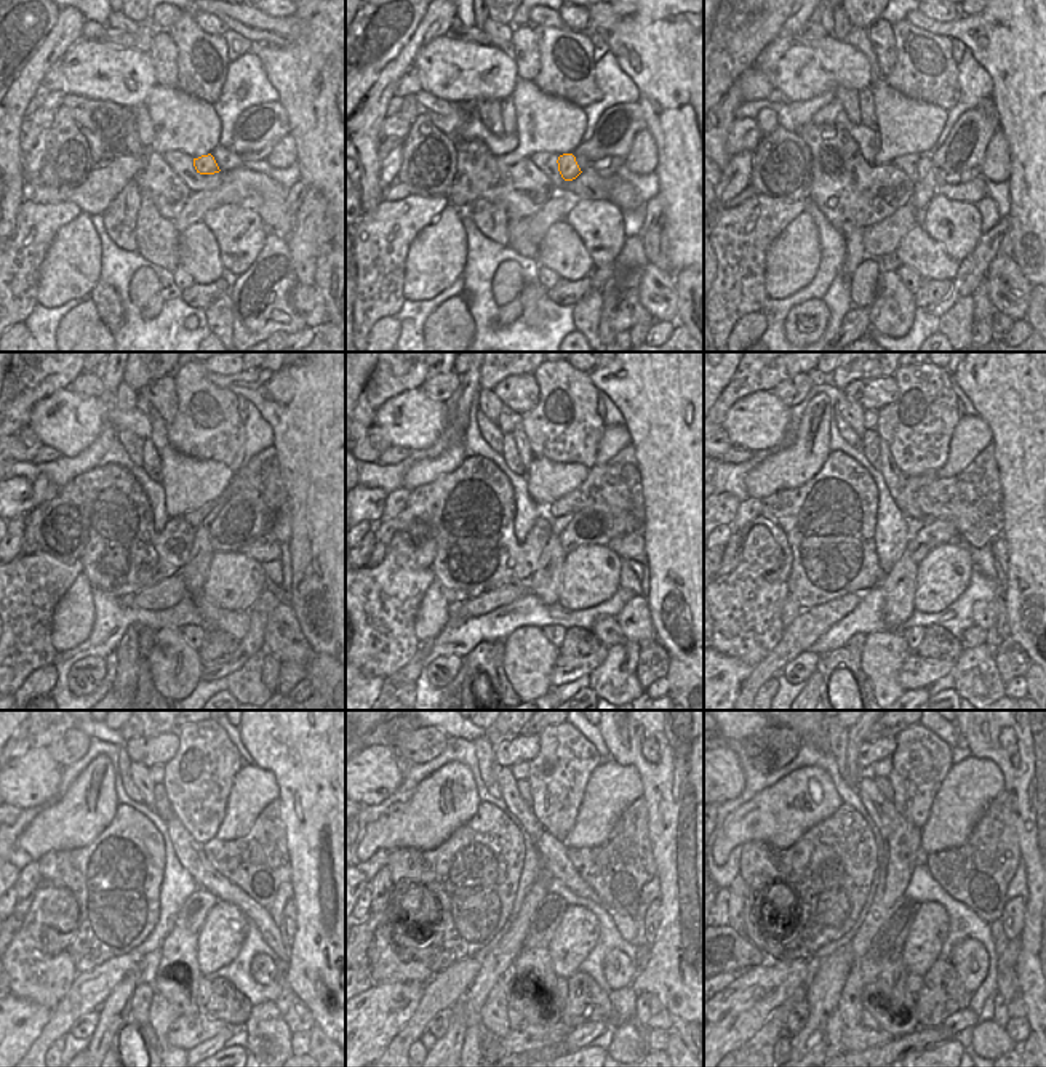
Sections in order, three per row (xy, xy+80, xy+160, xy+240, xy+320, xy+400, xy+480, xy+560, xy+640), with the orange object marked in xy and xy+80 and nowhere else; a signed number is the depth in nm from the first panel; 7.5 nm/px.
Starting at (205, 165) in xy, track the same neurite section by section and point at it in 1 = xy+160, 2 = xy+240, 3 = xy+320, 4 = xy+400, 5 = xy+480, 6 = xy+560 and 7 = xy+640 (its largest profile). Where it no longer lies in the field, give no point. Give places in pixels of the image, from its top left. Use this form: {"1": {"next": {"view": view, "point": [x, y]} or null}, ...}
{"1": {"next": {"view": "xy+160", "point": [925, 184]}}, "2": {"next": {"view": "xy+240", "point": [194, 573]}}, "3": {"next": {"view": "xy+320", "point": [546, 581]}}, "4": {"next": {"view": "xy+400", "point": [898, 586]}}, "5": {"next": {"view": "xy+480", "point": [178, 970]}}, "6": {"next": {"view": "xy+560", "point": [531, 965]}}, "7": {"next": {"view": "xy+640", "point": [906, 1023]}}}

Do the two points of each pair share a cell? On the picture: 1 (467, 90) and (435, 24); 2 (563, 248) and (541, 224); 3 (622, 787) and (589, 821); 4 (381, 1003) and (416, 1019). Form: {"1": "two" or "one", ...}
{"1": "two", "2": "two", "3": "one", "4": "two"}

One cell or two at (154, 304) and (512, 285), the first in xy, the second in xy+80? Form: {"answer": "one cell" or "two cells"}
{"answer": "two cells"}

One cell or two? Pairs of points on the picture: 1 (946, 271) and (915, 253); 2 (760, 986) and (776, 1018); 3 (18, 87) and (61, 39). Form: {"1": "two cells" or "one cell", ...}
{"1": "one cell", "2": "two cells", "3": "one cell"}

